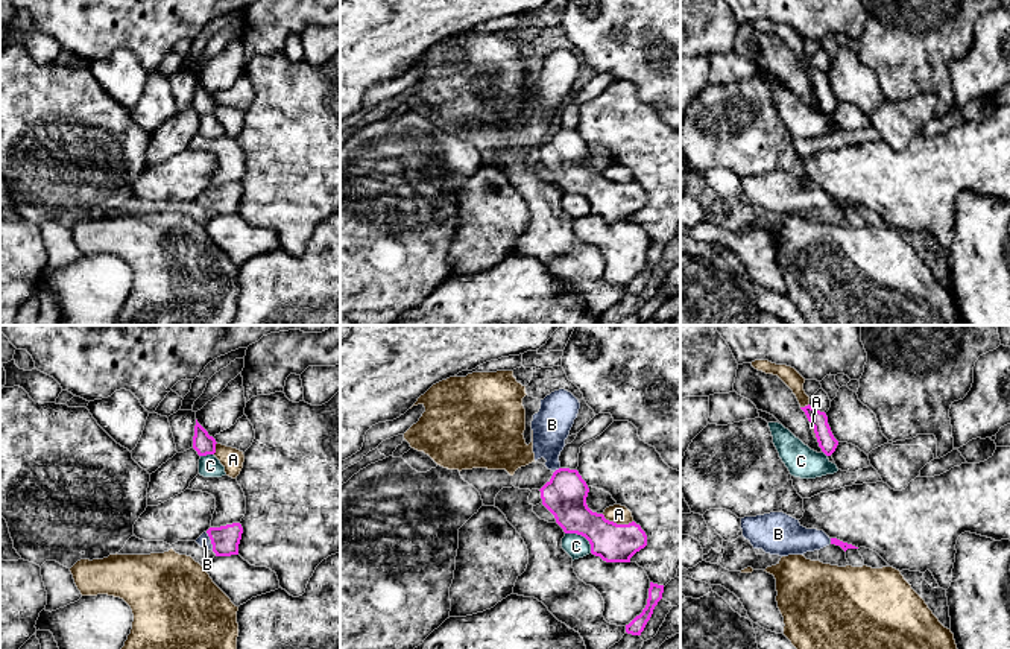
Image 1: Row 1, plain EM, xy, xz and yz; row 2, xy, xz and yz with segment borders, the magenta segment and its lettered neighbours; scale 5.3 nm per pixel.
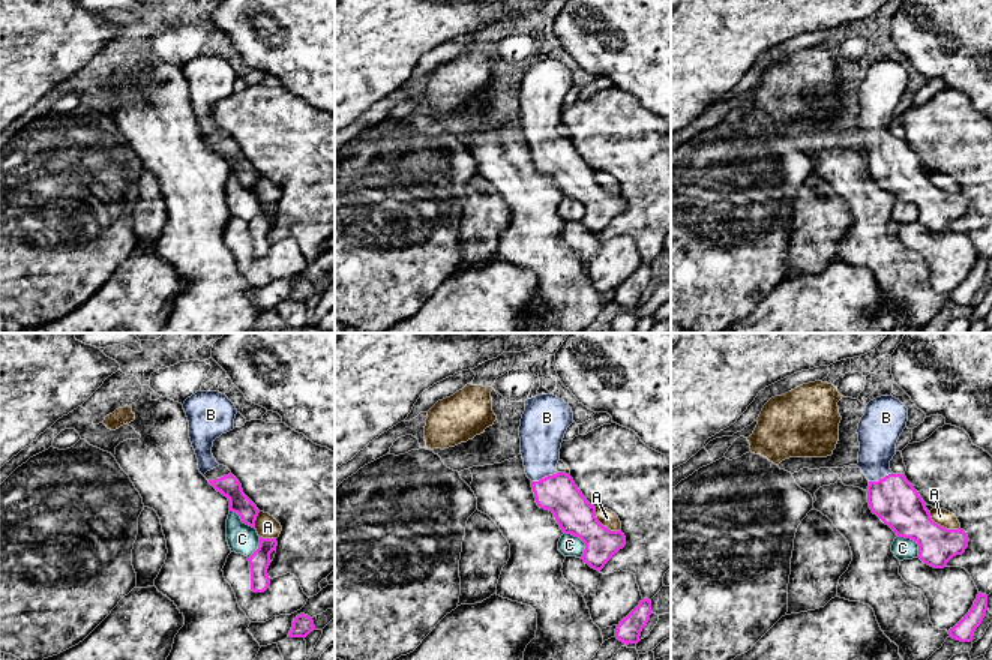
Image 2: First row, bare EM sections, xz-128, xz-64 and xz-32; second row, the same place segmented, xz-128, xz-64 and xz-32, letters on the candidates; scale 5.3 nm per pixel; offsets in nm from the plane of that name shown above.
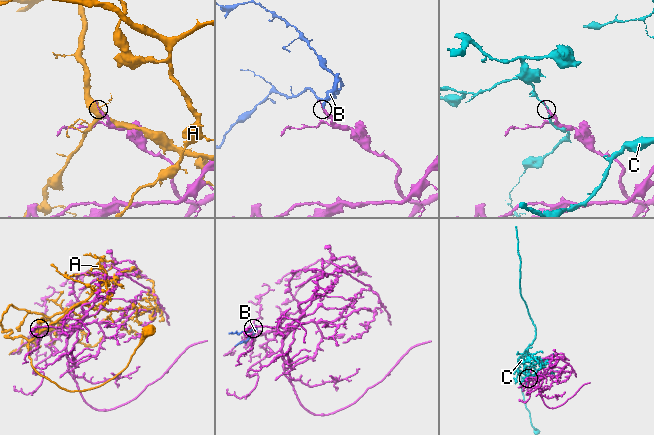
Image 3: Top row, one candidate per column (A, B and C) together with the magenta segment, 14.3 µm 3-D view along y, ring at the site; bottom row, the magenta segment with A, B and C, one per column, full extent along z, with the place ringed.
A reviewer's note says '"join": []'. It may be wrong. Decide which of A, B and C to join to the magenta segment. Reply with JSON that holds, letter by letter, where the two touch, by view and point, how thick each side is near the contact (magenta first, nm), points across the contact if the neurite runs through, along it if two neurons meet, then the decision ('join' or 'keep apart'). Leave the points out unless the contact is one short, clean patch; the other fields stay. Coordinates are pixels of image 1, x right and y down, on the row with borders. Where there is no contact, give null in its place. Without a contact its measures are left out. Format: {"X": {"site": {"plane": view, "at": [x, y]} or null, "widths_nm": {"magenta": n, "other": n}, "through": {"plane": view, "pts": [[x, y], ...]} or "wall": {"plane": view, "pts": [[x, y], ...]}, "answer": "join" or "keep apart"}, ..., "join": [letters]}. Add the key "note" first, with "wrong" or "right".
{"note": "wrong", "A": {"site": {"plane": "xz", "at": [615, 523]}, "widths_nm": {"magenta": 200, "other": 100}, "answer": "keep apart"}, "B": {"site": {"plane": "xy", "at": [211, 541]}, "widths_nm": {"magenta": 150, "other": 70}, "through": {"plane": "xy", "pts": [[225, 540], [211, 541], [204, 540]]}, "answer": "join"}, "C": {"site": {"plane": "xz", "at": [582, 535]}, "widths_nm": {"magenta": 220, "other": 120}, "answer": "keep apart"}, "join": ["B"]}

